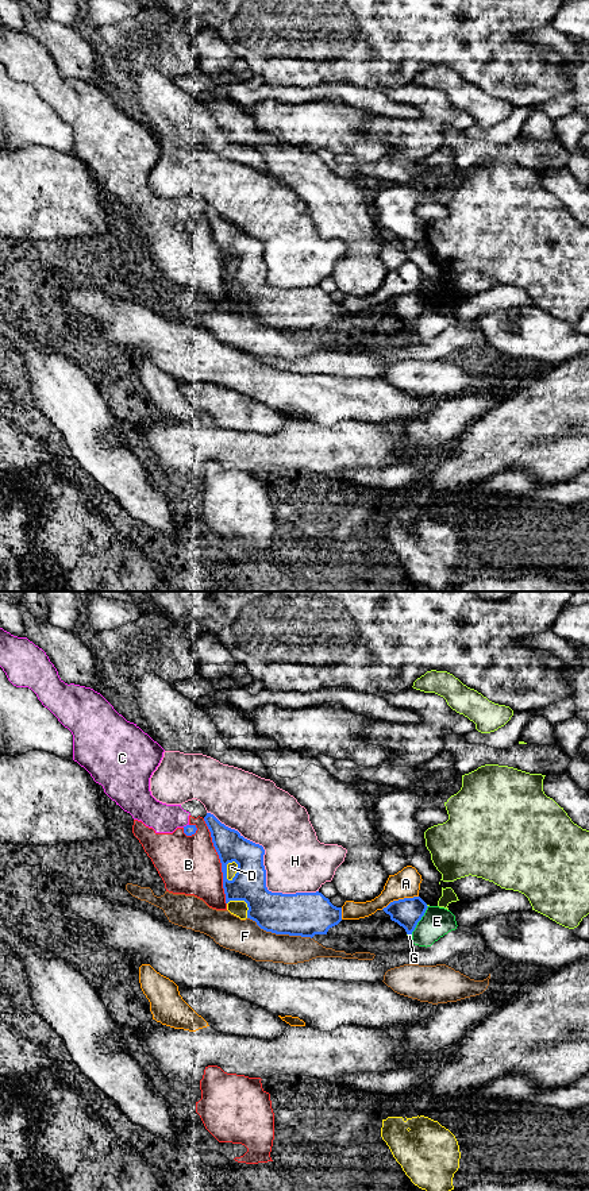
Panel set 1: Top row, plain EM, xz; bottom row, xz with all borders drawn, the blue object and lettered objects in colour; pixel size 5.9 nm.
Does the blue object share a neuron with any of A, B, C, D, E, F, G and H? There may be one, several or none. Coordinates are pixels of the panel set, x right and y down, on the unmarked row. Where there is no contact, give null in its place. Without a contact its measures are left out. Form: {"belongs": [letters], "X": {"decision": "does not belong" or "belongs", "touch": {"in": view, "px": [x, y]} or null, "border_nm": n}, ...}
{"belongs": [], "A": {"decision": "does not belong", "touch": {"in": "xz", "px": [399, 295]}, "border_nm": 240}, "B": {"decision": "does not belong", "touch": {"in": "xz", "px": [220, 257]}, "border_nm": 550}, "C": {"decision": "does not belong", "touch": {"in": "xz", "px": [187, 220]}, "border_nm": 40}, "D": {"decision": "does not belong", "touch": {"in": "xz", "px": [237, 266]}, "border_nm": 130}, "E": {"decision": "does not belong", "touch": {"in": "xz", "px": [420, 313]}, "border_nm": 200}, "F": {"decision": "does not belong", "touch": {"in": "xz", "px": [280, 328]}, "border_nm": 400}, "G": {"decision": "does not belong", "touch": {"in": "xz", "px": [410, 328]}, "border_nm": 30}, "H": {"decision": "does not belong", "touch": {"in": "xz", "px": [264, 261]}, "border_nm": 800}}

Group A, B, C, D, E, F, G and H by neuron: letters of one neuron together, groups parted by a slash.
A / B C / D / E / F / G / H

